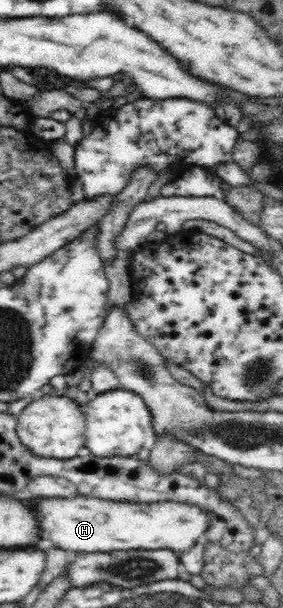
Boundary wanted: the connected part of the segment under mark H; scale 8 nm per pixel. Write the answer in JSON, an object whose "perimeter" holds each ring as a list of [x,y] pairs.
{"perimeter":[[[67,498],[67,500],[37,500],[33,504],[41,538],[49,540],[67,552],[117,552],[117,550],[168,549],[177,554],[188,552],[197,542],[203,541],[209,526],[209,514],[194,504],[175,500],[143,504],[131,500],[107,498]]]}

